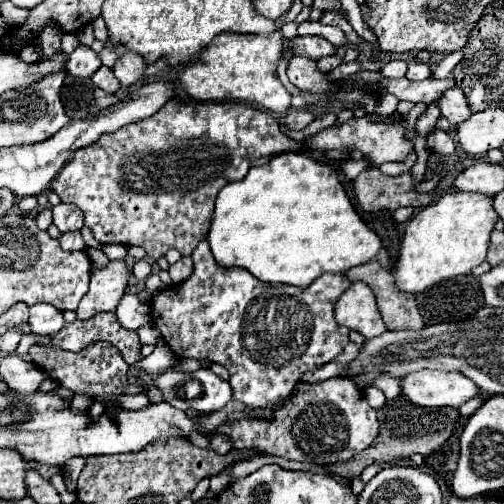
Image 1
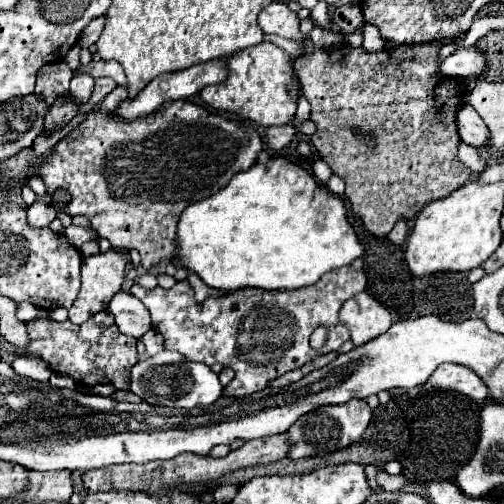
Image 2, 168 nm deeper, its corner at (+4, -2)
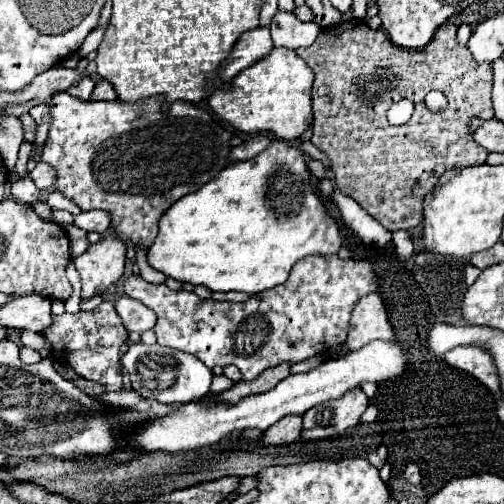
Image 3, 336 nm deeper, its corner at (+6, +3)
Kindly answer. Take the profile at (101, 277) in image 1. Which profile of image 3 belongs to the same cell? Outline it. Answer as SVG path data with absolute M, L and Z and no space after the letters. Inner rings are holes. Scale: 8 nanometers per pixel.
M107 233L107 237L101 237L83 255L73 259L83 283L83 299L101 295L115 281L121 279L125 267L125 253L127 245L123 243L123 239Z

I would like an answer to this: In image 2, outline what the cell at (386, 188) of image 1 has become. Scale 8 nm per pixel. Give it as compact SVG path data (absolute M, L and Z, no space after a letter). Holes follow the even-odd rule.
M441 42L397 46L369 54L363 48L343 44L335 46L333 52L325 48L305 52L293 64L303 94L311 104L311 122L317 126L311 144L331 166L333 174L345 180L345 196L349 198L353 212L363 220L371 234L381 238L391 232L399 218L413 218L423 206L427 206L427 202L439 200L471 180L471 170L457 158L457 144L461 138L455 126L455 112L457 106L463 104L459 80L441 80L437 74L439 48ZM353 126L361 130L359 138L351 134ZM365 132L377 136L377 146L373 150L363 142Z

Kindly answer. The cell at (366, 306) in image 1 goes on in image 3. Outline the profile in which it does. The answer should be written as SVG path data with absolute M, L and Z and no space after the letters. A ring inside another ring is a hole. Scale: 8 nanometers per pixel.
M369 293L353 309L347 349L359 351L361 347L365 347L369 341L375 341L375 339L393 341L393 327L389 323L387 309L381 295Z

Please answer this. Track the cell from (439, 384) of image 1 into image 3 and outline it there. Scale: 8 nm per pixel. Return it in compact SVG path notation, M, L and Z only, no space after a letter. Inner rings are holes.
M465 345L465 347L453 347L447 355L445 361L451 367L457 367L461 371L467 371L475 379L479 379L489 391L499 393L499 377L497 369L493 363L493 357L489 351L477 345Z

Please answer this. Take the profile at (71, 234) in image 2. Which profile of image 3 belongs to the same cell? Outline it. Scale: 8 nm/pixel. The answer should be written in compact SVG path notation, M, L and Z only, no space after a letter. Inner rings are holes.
M85 211L75 217L75 225L85 231L95 231L103 235L111 225L111 215L109 211Z

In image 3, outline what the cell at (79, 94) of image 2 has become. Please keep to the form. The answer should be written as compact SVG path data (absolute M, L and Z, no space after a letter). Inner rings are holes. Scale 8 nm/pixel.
M83 77L79 83L71 85L71 87L67 89L67 93L73 95L73 97L79 97L79 99L83 99L83 101L89 101L89 97L91 97L91 93L93 93L93 87L95 87L95 81L89 79L89 77Z

